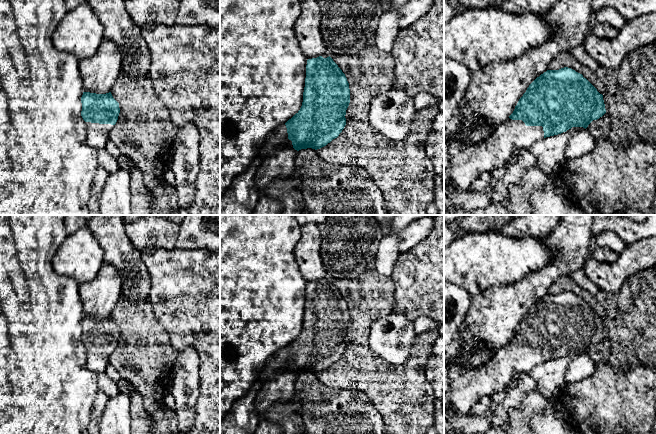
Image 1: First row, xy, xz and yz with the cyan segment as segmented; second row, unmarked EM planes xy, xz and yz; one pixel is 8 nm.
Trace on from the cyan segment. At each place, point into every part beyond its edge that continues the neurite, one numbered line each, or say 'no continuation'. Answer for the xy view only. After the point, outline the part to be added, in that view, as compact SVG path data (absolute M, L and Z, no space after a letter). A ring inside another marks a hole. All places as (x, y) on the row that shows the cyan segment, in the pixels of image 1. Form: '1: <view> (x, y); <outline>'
1: xy (97, 135); M86 122L86 138L89 146L99 150L105 148L114 125Z

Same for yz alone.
1: yz (466, 164); M508 118L504 123L495 127L491 136L480 144L451 150L449 164L444 171L444 188L449 183L453 183L455 192L468 190L482 173L492 174L495 169L503 166L514 150L529 149L536 141L543 138L544 131L542 126L526 126L522 120Z

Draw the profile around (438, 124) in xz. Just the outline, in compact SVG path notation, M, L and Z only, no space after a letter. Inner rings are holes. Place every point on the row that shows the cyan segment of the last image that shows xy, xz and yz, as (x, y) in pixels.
M439 113L432 124L432 128L434 131L440 133L440 134L444 134L444 114L443 113Z

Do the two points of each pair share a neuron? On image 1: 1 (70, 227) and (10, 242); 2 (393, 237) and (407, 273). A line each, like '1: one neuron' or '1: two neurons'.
1: two neurons
2: two neurons

